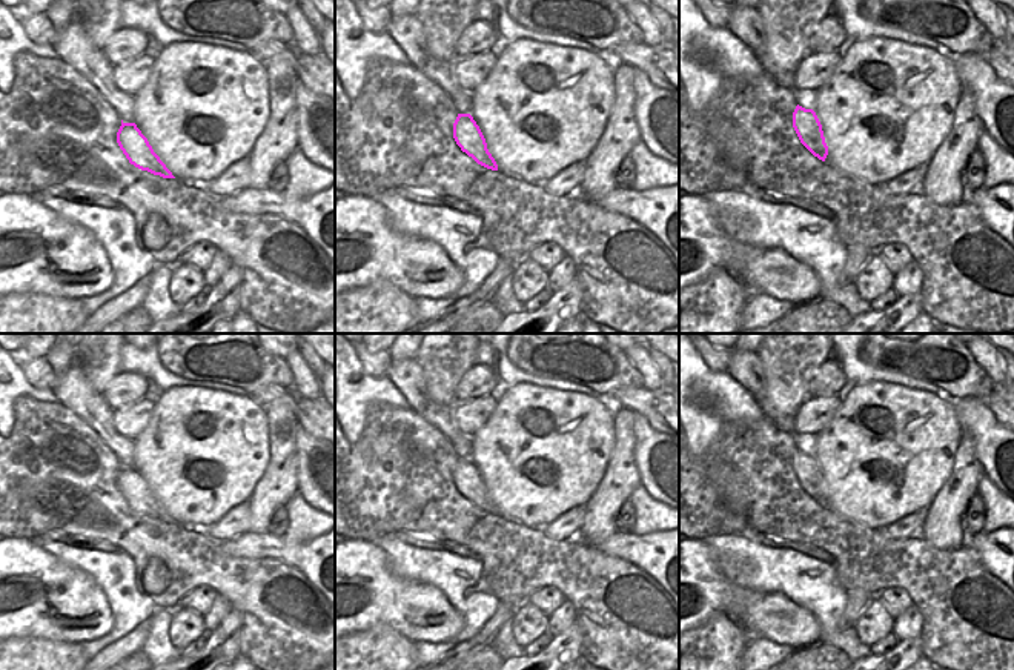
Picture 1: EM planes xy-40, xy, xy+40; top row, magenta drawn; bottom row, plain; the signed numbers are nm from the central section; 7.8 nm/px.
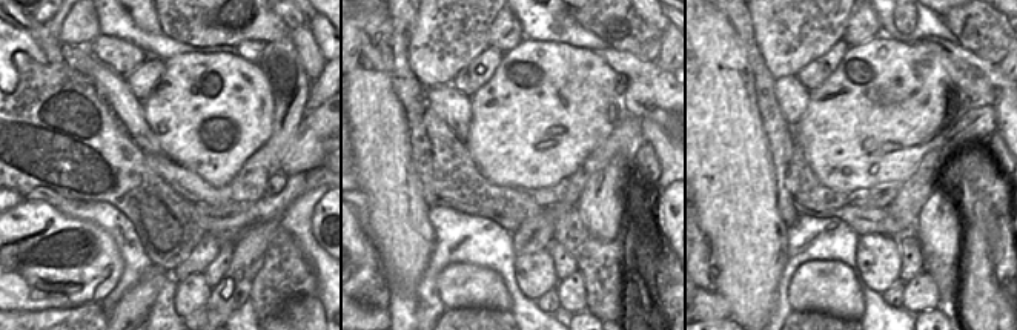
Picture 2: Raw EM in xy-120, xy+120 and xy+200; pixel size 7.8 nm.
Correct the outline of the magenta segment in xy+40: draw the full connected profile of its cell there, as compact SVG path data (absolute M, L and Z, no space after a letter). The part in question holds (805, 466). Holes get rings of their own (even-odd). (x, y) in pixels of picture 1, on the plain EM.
M796 450L793 456L793 472L800 487L819 504L825 506L828 490L825 487L822 469L813 453Z

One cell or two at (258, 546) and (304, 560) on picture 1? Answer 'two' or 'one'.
one

